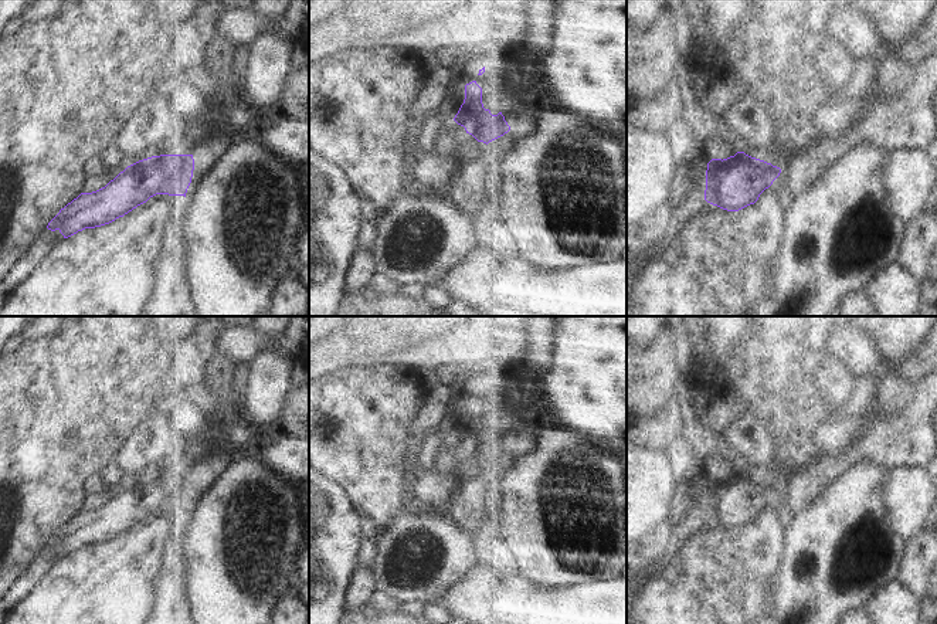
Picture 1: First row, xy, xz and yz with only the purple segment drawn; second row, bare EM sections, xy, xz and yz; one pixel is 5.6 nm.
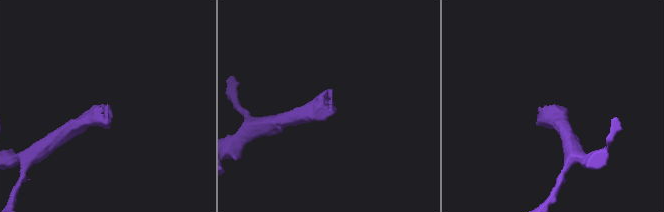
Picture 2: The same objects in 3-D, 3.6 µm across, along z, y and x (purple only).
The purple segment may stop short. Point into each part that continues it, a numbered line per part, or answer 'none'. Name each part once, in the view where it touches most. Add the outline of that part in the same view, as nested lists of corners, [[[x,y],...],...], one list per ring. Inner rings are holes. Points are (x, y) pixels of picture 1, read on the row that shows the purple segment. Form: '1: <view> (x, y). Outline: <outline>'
1: xz (495, 98). Outline: [[[485,67],[485,72],[478,75],[475,81],[482,88],[483,108],[489,109],[492,115],[498,115],[500,112],[510,129],[520,126],[527,121],[530,113],[526,99],[502,88],[496,82],[489,67]]]

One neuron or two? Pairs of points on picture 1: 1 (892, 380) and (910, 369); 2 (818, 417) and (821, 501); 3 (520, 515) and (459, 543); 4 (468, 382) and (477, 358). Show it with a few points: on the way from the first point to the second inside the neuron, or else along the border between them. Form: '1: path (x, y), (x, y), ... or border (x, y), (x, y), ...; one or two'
1: path (896, 379), (906, 373); one
2: border (828, 468), (805, 487); two
3: border (485, 491), (494, 512); two
4: border (438, 368), (461, 369), (484, 383); two

